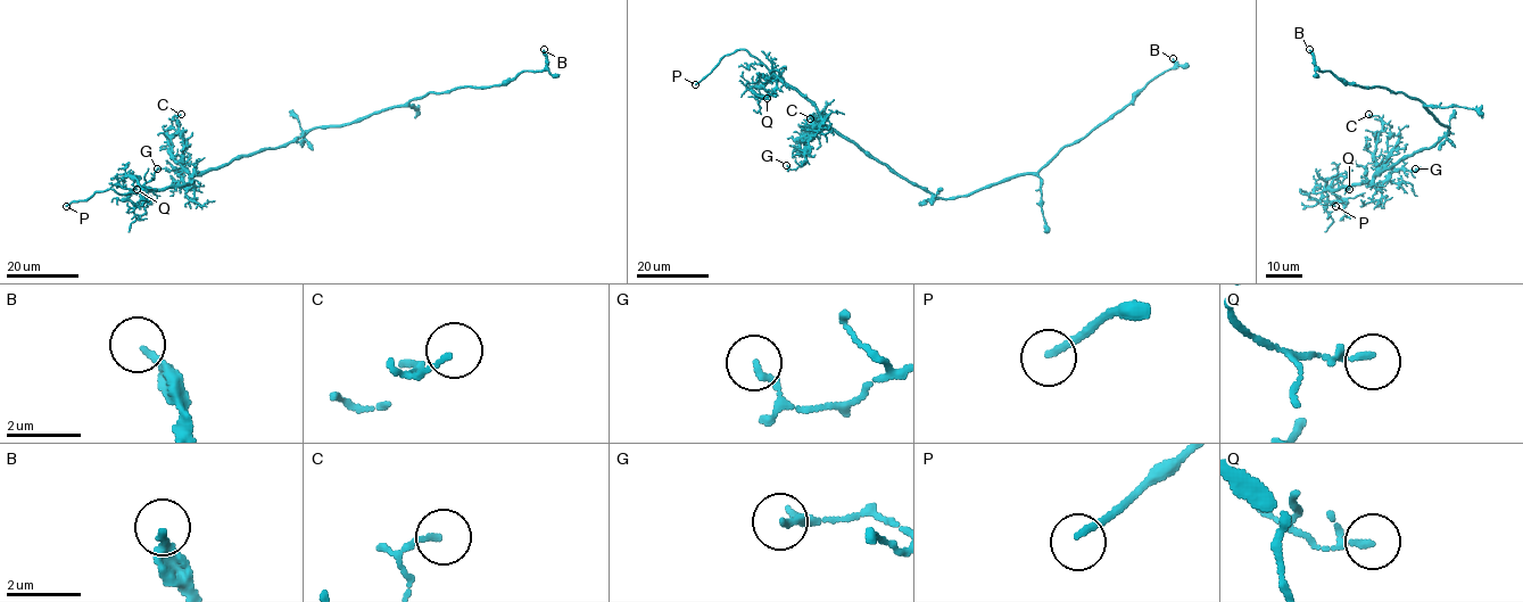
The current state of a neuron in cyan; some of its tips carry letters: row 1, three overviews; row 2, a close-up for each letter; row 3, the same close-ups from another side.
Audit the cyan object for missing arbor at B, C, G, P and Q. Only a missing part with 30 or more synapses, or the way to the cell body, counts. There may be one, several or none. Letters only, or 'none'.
P

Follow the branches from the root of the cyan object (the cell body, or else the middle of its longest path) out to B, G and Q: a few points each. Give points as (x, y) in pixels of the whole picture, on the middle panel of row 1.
B: (932, 194), (955, 198), (1037, 173), (1172, 69), (1173, 58)
G: (932, 194), (893, 173), (821, 123), (824, 125), (806, 142), (805, 162), (793, 170), (786, 165)
Q: (932, 194), (900, 178), (826, 129), (818, 110), (783, 82), (768, 80), (752, 88), (758, 97), (767, 98)

